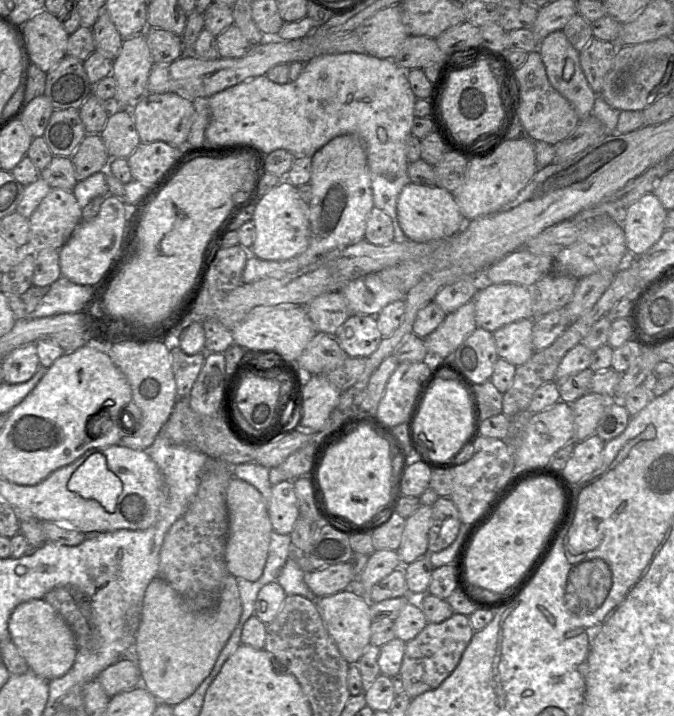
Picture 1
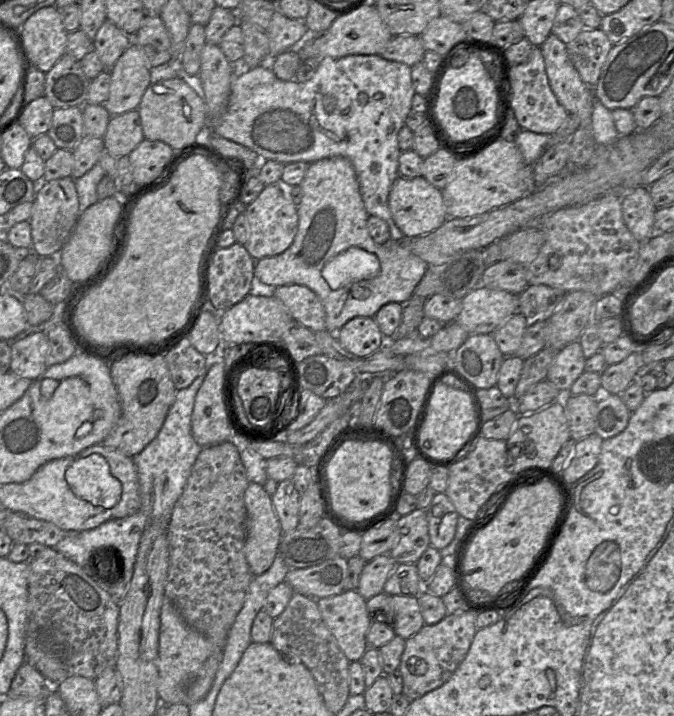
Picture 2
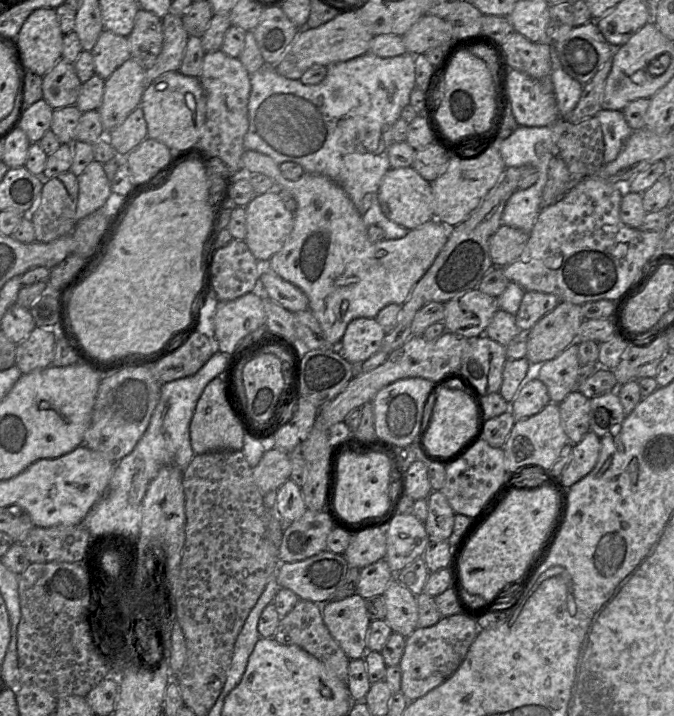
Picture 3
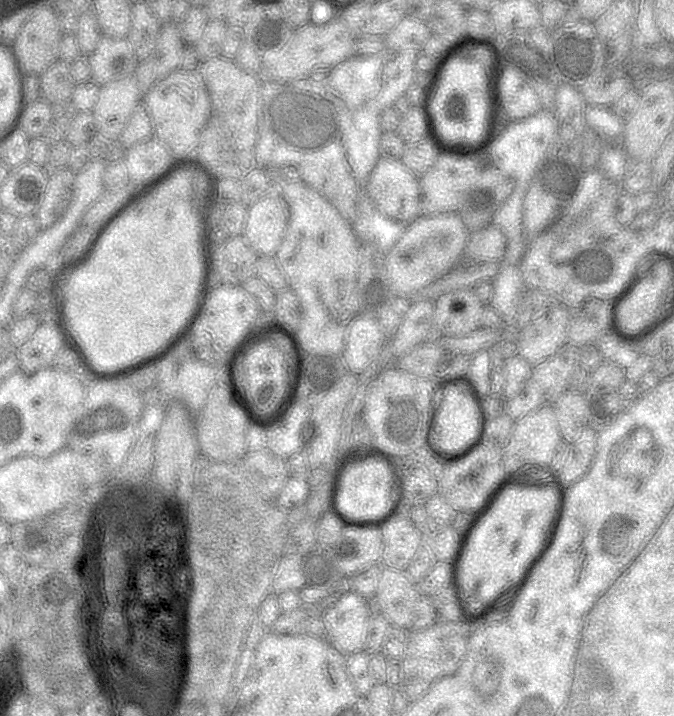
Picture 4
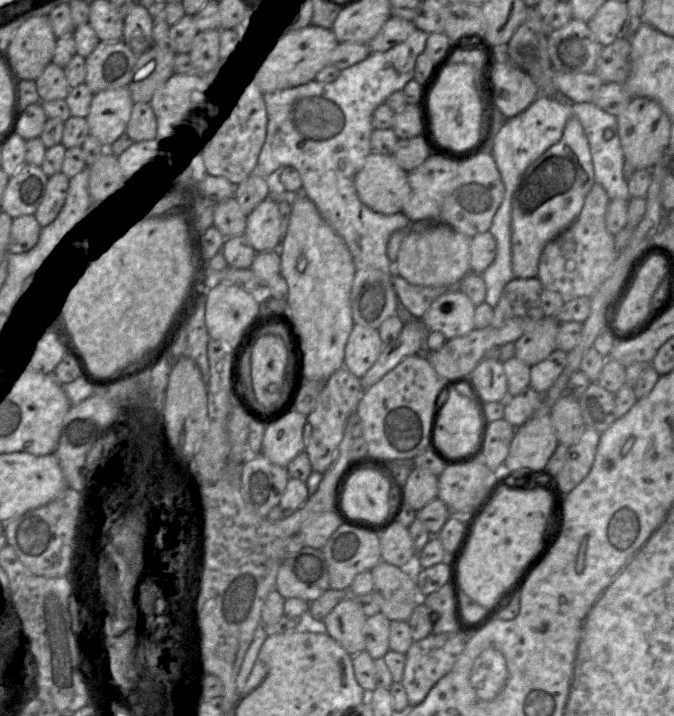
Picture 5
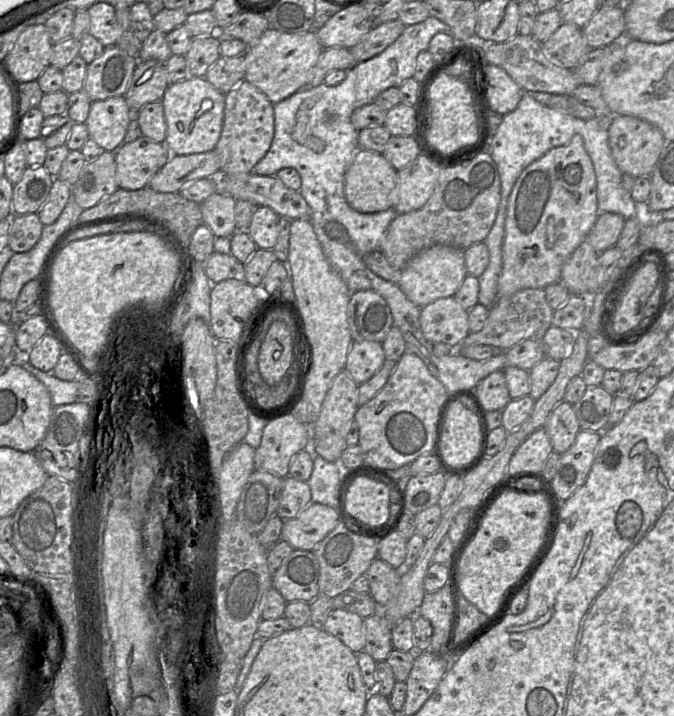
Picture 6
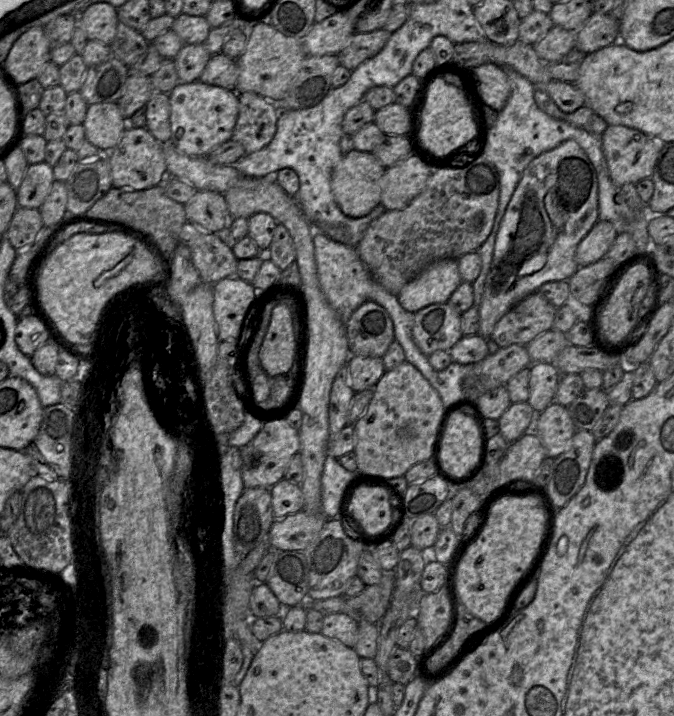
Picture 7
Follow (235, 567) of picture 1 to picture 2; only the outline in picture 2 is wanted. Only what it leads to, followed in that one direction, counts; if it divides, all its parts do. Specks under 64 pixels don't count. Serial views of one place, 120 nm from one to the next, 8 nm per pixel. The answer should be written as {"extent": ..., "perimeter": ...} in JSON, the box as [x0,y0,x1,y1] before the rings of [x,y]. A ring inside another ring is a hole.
{"extent":[244,482,282,576],"perimeter":[[[249,482],[244,493],[247,511],[245,557],[253,576],[269,569],[278,552],[282,529],[271,496],[263,485]]]}

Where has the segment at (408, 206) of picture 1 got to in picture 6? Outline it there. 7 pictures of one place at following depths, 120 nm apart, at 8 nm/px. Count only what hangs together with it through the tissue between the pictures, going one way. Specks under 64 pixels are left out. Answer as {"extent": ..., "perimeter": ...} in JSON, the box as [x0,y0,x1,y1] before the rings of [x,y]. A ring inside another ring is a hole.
{"extent":[344,149,397,213],"perimeter":[[[359,149],[345,174],[344,193],[351,208],[362,213],[375,213],[392,208],[397,186],[397,170],[382,153]]]}

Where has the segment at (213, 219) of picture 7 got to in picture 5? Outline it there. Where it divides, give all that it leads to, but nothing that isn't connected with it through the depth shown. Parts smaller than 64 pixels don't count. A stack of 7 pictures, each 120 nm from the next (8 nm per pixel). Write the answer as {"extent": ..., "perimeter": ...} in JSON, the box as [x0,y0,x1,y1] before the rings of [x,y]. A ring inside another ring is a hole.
{"extent":[213,197,246,237],"perimeter":[[[230,197],[216,204],[213,226],[224,237],[240,236],[245,233],[246,218],[235,197]]]}

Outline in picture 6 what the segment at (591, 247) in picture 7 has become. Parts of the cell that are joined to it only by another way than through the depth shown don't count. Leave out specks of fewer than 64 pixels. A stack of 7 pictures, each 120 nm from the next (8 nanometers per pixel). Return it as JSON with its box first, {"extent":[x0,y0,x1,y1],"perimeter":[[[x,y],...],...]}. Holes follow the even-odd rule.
{"extent":[587,212,626,253],"perimeter":[[[600,212],[587,239],[598,253],[616,245],[626,219],[613,212]]]}

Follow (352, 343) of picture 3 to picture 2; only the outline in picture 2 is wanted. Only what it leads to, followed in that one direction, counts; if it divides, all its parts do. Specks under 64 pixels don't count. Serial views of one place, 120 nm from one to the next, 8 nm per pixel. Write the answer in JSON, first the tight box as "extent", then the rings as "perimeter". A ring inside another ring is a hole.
{"extent":[336,316,386,356],"perimeter":[[[357,316],[346,322],[336,333],[342,347],[356,356],[368,356],[386,344],[374,317]]]}

